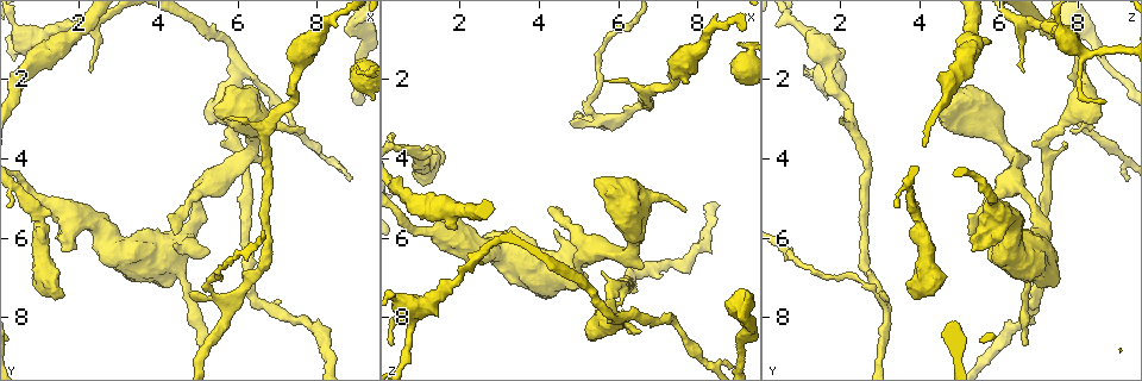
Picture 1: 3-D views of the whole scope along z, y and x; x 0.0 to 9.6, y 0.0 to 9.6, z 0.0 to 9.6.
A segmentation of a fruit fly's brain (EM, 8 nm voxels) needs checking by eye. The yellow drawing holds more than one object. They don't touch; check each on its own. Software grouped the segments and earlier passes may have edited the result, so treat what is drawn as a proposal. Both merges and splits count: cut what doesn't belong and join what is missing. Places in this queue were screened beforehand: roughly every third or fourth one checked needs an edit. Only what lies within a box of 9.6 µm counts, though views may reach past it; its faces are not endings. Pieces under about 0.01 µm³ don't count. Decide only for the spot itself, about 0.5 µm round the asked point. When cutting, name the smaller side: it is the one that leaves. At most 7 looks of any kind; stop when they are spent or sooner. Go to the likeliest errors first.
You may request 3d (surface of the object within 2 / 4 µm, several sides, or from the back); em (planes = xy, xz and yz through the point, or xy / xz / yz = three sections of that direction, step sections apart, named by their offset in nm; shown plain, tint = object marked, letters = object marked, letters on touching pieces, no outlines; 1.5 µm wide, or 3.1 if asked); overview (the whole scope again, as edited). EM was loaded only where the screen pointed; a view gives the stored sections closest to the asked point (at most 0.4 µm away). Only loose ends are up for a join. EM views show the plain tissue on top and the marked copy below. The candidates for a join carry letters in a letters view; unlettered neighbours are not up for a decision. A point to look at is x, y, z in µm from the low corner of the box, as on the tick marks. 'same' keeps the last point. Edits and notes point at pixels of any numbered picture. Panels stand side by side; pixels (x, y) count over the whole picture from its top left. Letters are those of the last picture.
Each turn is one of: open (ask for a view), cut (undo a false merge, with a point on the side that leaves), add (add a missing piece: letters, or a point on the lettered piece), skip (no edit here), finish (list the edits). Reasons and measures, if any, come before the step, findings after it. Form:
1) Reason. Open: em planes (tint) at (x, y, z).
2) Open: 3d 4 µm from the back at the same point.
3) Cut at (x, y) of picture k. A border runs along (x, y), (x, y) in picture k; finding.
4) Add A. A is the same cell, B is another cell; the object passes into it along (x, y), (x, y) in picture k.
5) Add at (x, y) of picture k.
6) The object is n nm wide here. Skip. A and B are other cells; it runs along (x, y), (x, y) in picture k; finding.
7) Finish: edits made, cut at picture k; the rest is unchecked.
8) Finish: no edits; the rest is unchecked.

Free end. Open: em xz step 4 (tint) at (5.10, 8.75, 6.60).

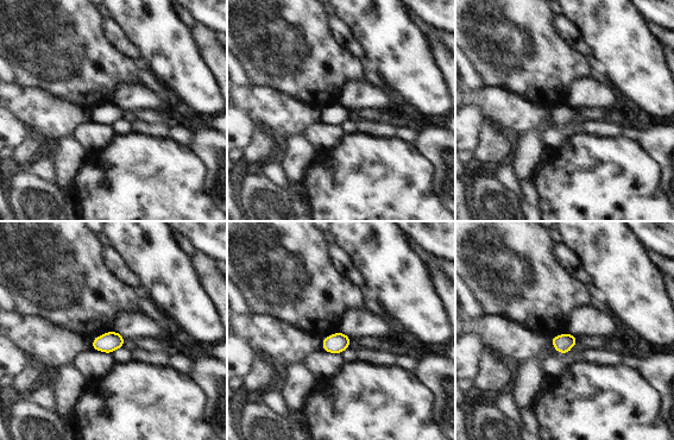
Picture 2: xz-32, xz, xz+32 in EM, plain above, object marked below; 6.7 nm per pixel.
Open: em planes (letters) at the same point.

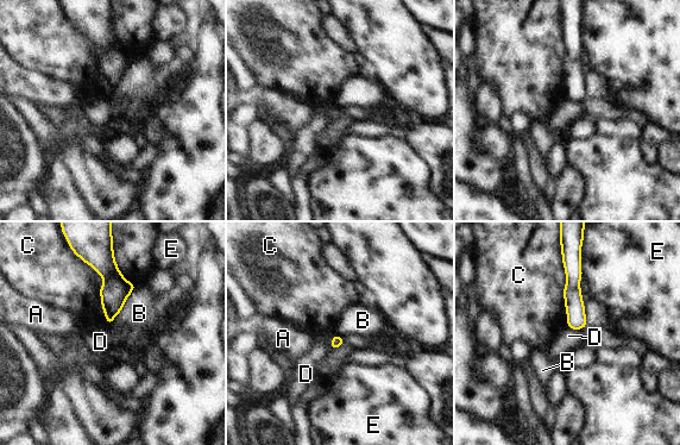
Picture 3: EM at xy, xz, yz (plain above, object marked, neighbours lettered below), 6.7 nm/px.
Skip. A, B, C, D and E are other cells; it runs along (567, 264), (573, 270), (579, 326) in picture 3; no lettered piece goes on from it.

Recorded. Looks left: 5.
An open end. Open: 3d 4 µm at (1.65, 7.45, 3.90).

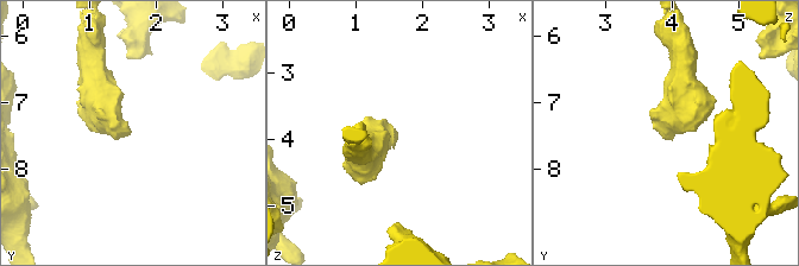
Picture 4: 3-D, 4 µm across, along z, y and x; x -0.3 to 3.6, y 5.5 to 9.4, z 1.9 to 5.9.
Need the tissue. Open: em yz step 4 (tint) at (1.60, 7.50, 3.95).

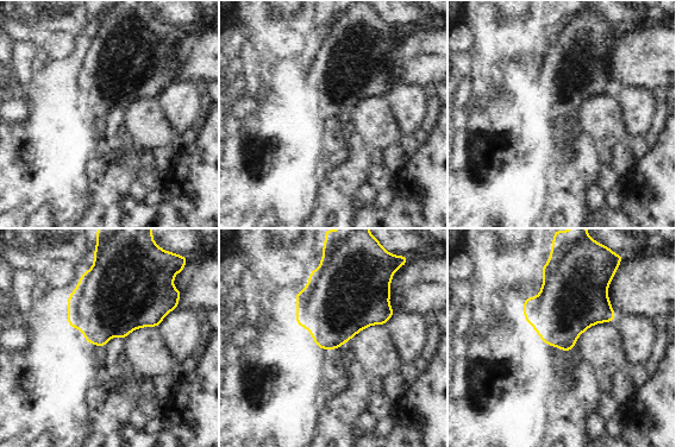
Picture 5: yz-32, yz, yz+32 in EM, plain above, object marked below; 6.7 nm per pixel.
Cut it another way. Open: em planes (letters) at the same point.

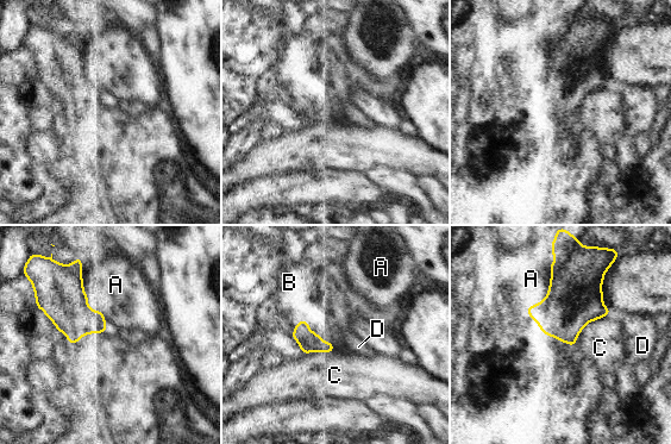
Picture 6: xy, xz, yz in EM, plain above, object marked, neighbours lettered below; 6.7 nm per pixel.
Skip. A, B, C and D are other cells; a border runs along (81, 262), (87, 304), (108, 327) in picture 6; no lettered piece goes on from it.

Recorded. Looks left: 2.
Thick end. Open: em planes (tint) at (1.60, 6.30, 5.40).

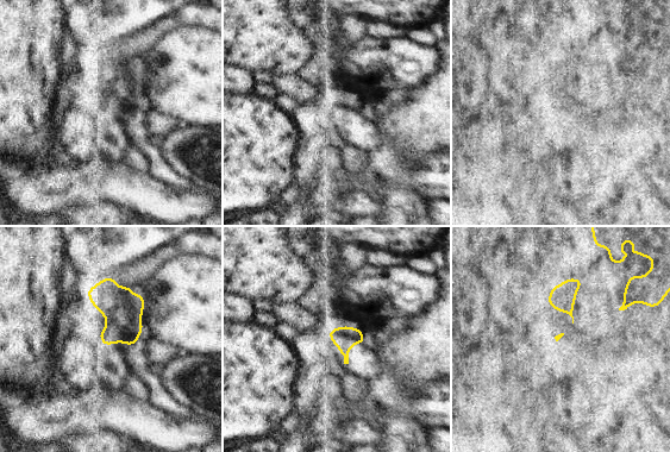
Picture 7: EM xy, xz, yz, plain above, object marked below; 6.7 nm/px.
Open: em planes (letters) at the same point.

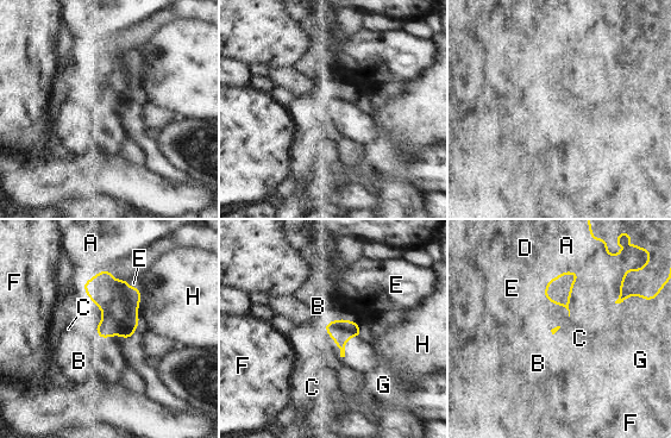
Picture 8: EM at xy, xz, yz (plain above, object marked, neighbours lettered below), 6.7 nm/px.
The longest contact is with H, 280 nm. Skip. A, B, C, D, E, F, G and H are other cells; a border runs along (324, 325), (340, 356) in picture 8; none of them fits.

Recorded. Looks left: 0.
Finish: no edits; the rest is unchecked.

